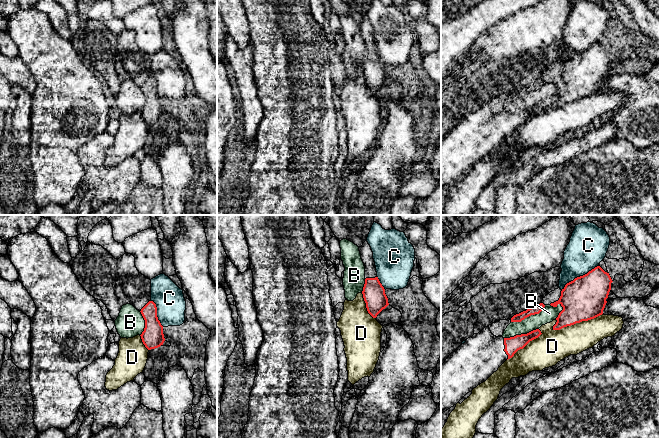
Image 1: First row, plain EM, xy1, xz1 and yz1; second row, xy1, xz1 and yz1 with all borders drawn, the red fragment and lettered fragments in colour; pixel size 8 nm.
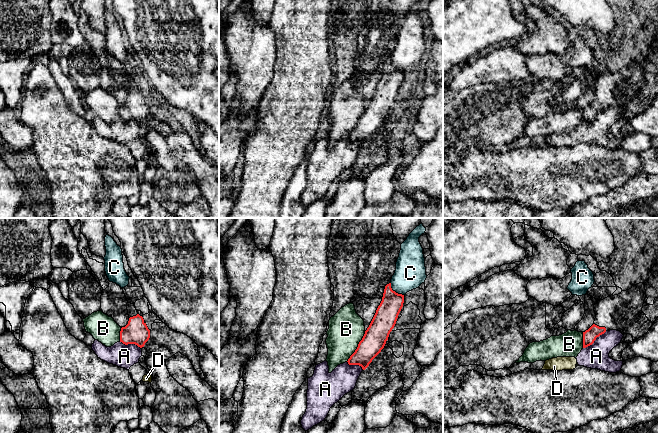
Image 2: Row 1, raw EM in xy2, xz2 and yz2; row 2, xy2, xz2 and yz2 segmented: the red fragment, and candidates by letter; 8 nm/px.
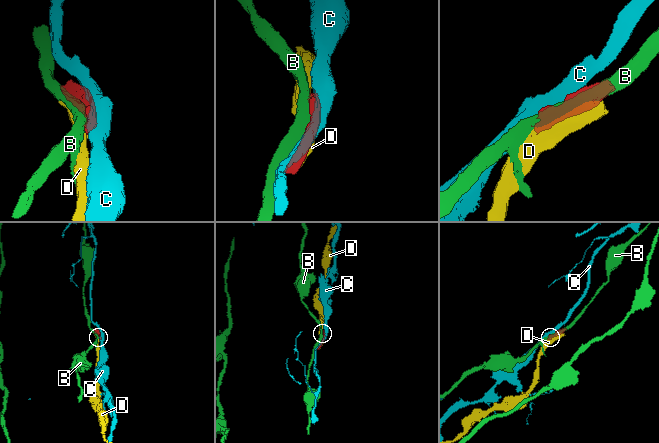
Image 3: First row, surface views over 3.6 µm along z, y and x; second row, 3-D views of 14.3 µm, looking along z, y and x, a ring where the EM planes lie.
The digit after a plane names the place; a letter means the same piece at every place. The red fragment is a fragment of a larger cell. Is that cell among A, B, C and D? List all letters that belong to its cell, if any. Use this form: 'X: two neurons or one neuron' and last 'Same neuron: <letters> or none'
A: two neurons
B: two neurons
C: two neurons
D: two neurons
Same neuron: none

